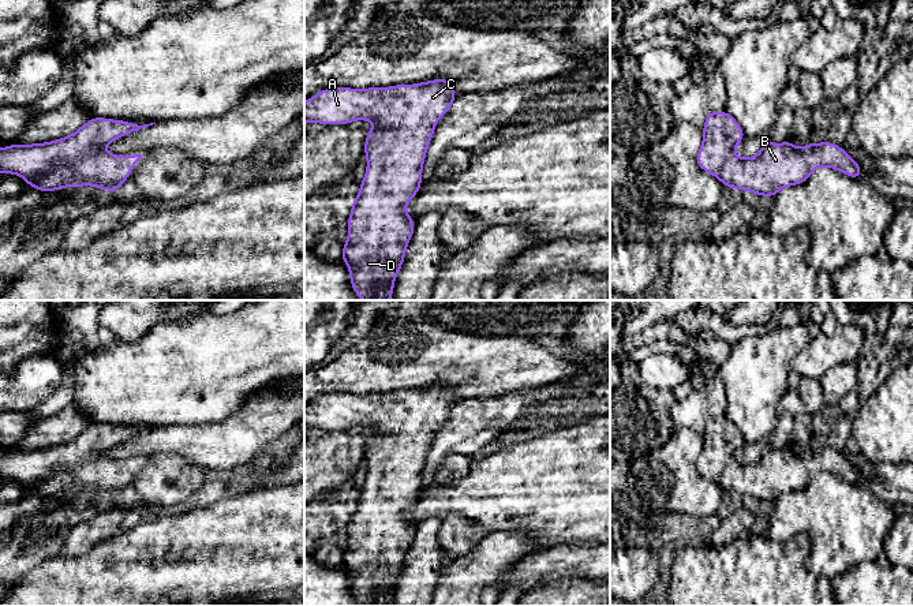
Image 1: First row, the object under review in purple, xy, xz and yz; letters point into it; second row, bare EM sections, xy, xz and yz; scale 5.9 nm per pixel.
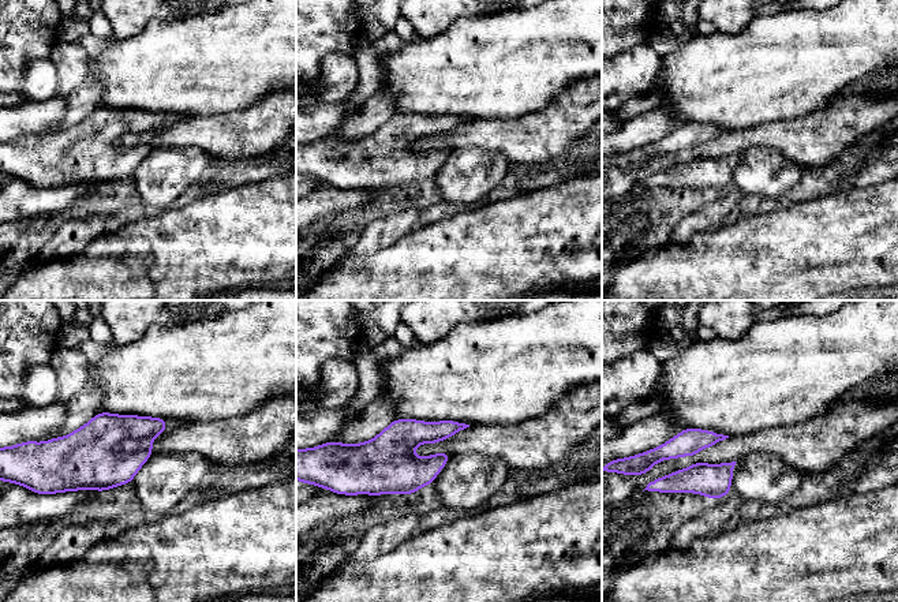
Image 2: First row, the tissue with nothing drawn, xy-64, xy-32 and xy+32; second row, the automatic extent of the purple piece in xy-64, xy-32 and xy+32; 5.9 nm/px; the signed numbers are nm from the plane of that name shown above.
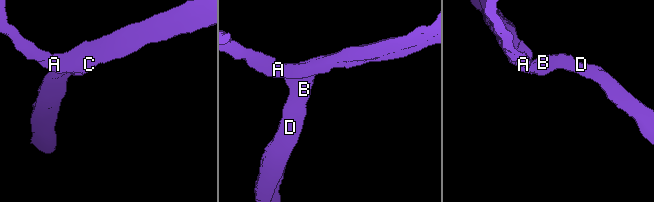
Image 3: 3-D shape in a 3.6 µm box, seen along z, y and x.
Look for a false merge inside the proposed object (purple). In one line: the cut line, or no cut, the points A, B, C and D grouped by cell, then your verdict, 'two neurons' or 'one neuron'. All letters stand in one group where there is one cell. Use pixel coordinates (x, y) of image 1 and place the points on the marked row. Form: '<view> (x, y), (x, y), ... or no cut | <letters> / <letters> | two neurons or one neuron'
no cut | A B C D | one neuron

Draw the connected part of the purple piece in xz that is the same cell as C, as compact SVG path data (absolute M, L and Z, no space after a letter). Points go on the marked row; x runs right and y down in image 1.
M438 78L392 87L329 87L304 102L304 124L349 124L353 120L375 123L367 131L366 176L352 201L347 221L349 233L341 254L349 269L353 292L363 300L390 300L393 296L394 280L415 229L415 220L407 214L405 206L420 190L422 168L435 132L435 121L445 116L454 98L454 83Z

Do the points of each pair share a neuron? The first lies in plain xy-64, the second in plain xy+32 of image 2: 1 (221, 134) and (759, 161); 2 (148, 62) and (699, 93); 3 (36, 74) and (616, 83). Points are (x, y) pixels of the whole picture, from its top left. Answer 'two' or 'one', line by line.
1: two
2: one
3: one

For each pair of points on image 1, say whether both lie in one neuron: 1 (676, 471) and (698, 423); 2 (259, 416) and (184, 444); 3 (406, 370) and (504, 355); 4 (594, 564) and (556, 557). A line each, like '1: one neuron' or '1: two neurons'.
1: two neurons
2: one neuron
3: one neuron
4: one neuron

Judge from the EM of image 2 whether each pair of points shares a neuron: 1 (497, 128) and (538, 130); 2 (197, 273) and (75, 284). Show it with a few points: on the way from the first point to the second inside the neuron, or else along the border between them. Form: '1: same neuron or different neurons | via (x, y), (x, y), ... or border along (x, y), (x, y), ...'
1: same neuron | via (507, 130), (528, 130)
2: same neuron | via (167, 273), (149, 276), (141, 284), (105, 284)

